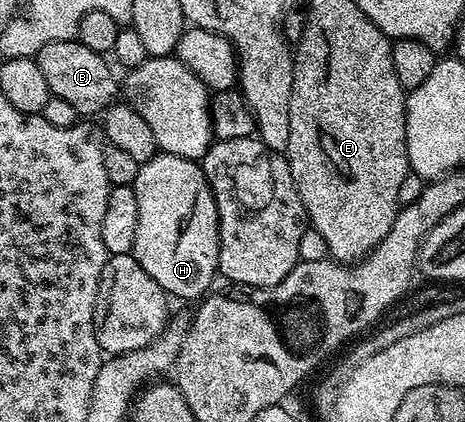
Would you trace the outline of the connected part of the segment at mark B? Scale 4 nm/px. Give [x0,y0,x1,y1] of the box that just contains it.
[37,38,118,118]

